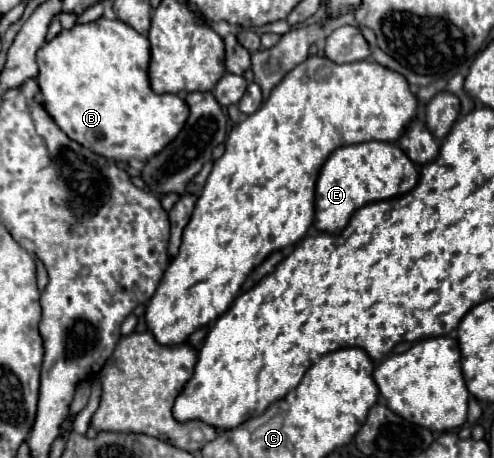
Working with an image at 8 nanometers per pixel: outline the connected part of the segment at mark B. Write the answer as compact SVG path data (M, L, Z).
M102 16L94 22L76 24L70 30L62 30L38 50L38 86L44 96L44 108L48 110L50 118L84 148L118 162L128 162L130 158L146 162L176 138L188 118L188 106L180 96L152 92L148 82L148 62L148 38L118 18L108 20Z

